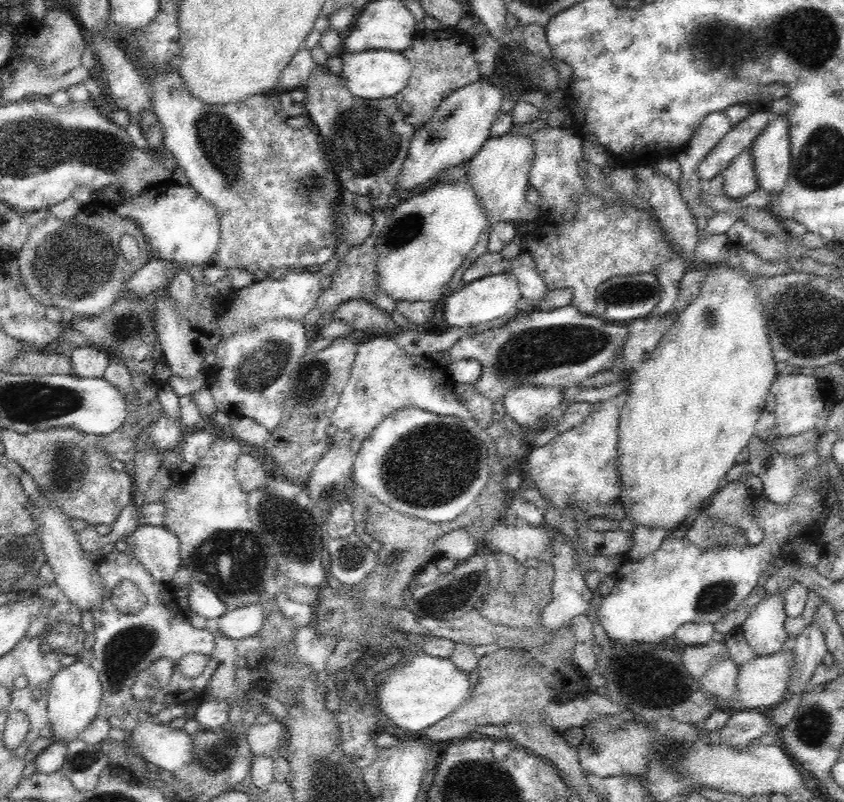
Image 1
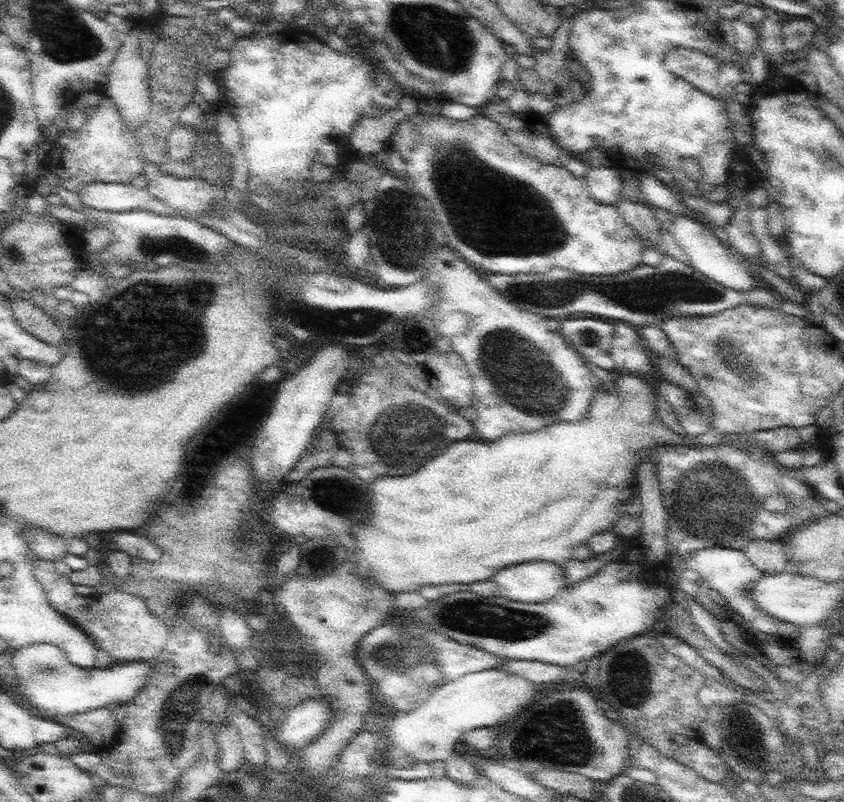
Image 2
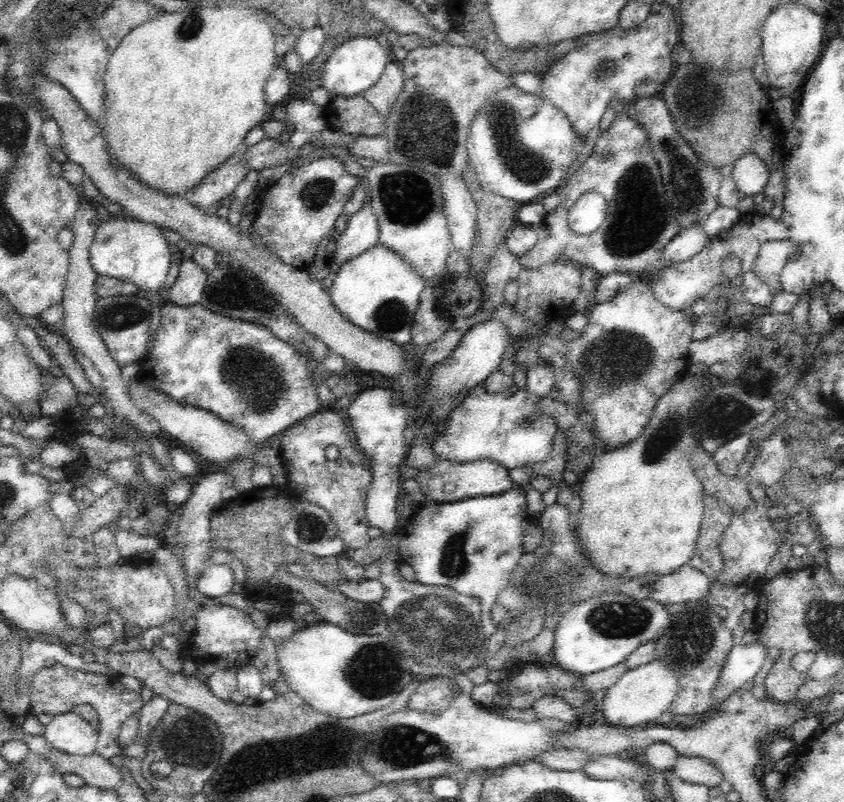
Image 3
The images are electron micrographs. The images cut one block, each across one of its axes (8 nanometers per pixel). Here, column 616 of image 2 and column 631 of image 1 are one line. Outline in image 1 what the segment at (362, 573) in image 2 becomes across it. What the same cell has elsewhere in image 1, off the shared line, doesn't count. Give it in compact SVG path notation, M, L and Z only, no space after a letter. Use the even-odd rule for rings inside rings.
M716 264L707 267L707 273L700 289L700 294L682 311L677 313L677 319L666 329L658 346L644 361L639 369L630 376L629 395L622 410L620 410L618 426L618 471L622 493L619 500L626 512L626 518L633 526L664 527L671 530L677 527L688 516L698 513L710 501L710 497L718 492L720 480L735 466L736 457L747 449L753 437L757 436L755 425L760 413L766 406L766 397L774 384L778 373L776 360L772 354L772 347L766 333L766 316L762 303L754 291L754 283L749 275L740 268L729 267L726 264Z

